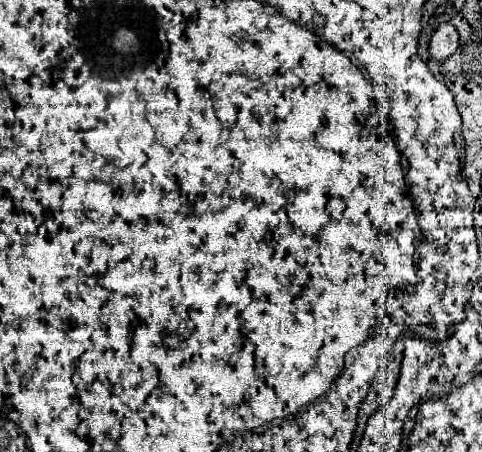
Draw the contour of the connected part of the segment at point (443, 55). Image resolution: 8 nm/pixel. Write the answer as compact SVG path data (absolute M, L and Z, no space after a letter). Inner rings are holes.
M441 23L429 41L431 57L433 59L447 59L455 53L457 47L459 47L457 29L451 23Z

